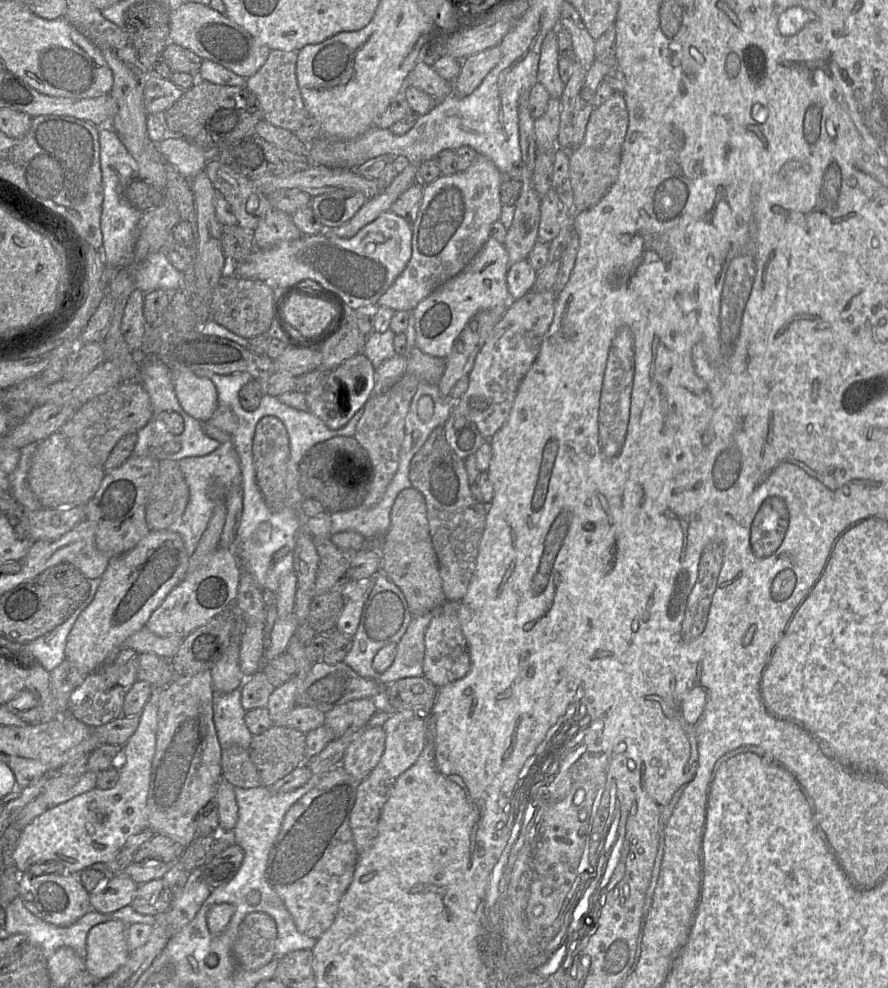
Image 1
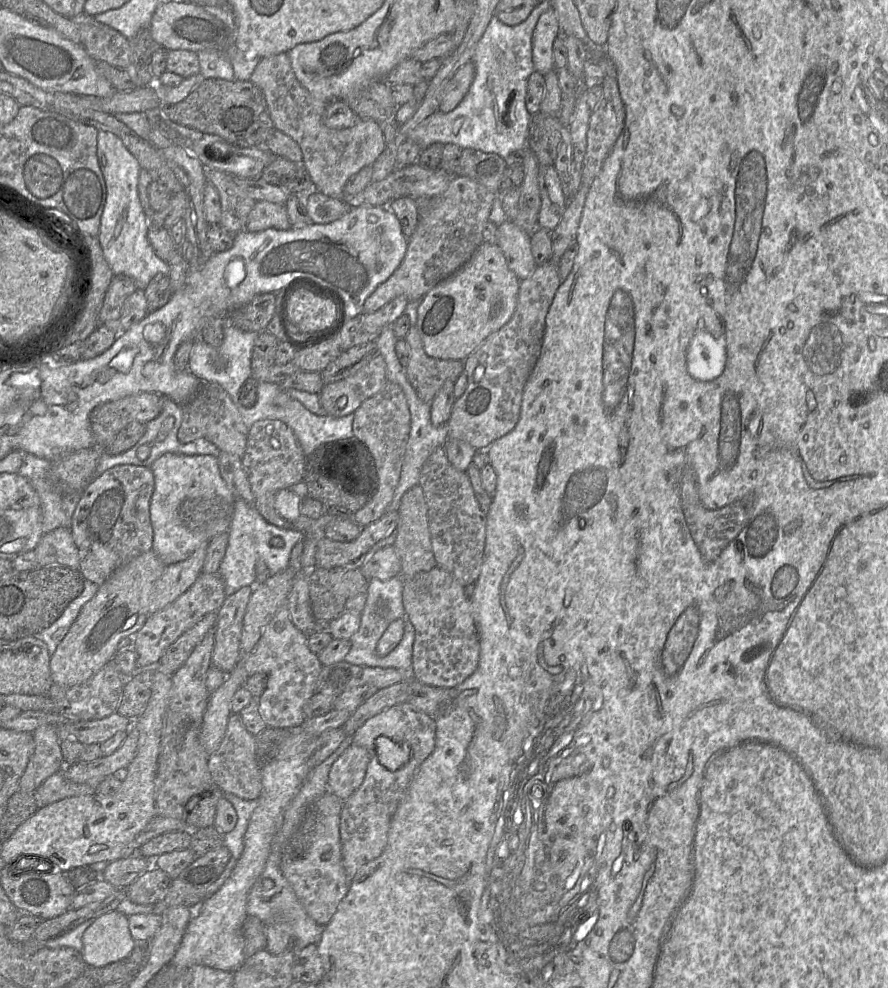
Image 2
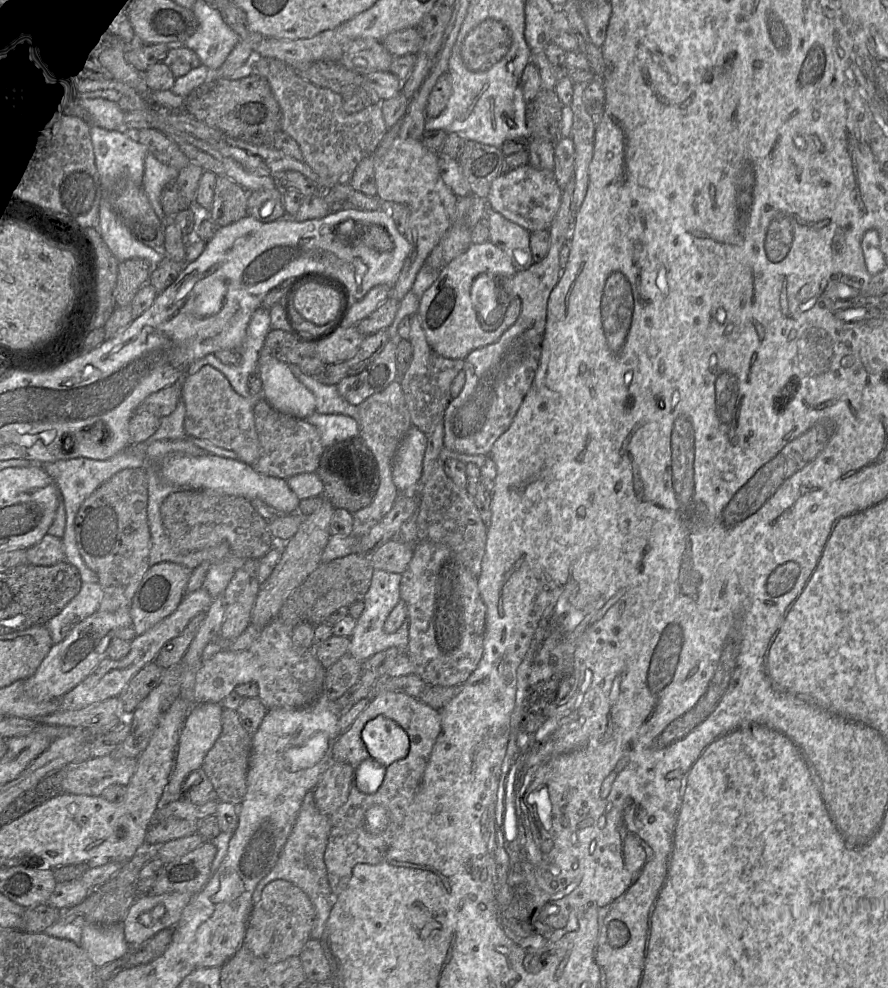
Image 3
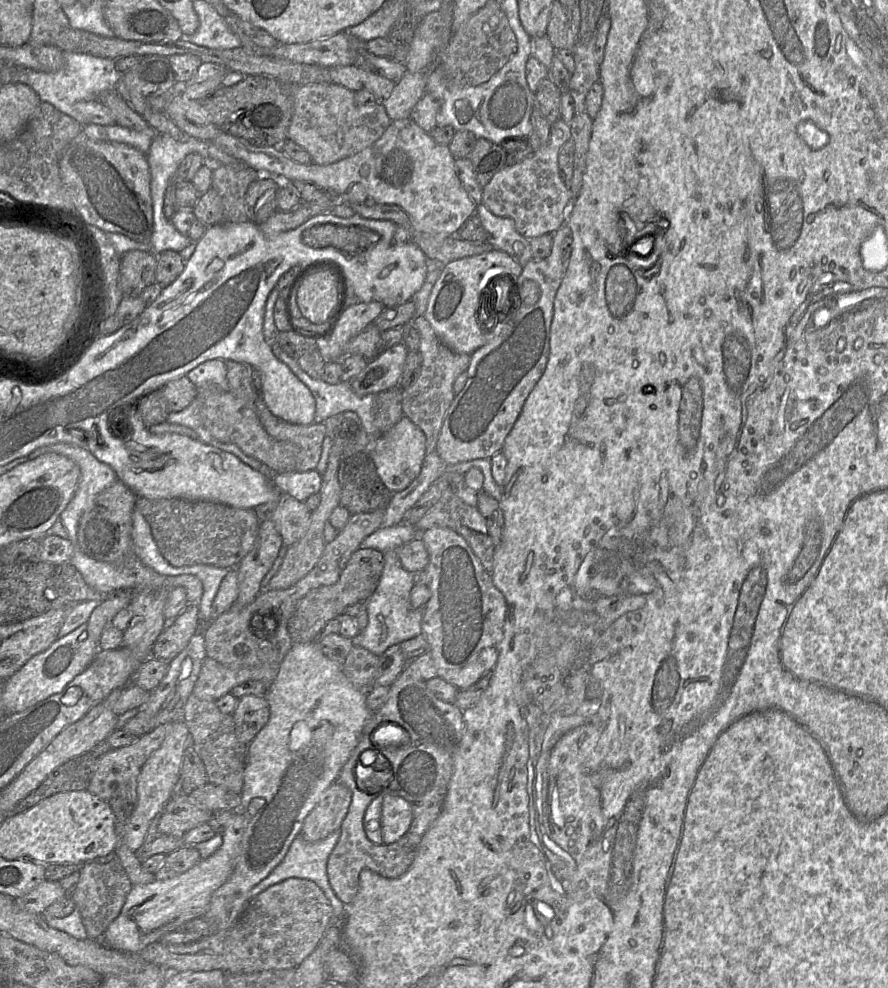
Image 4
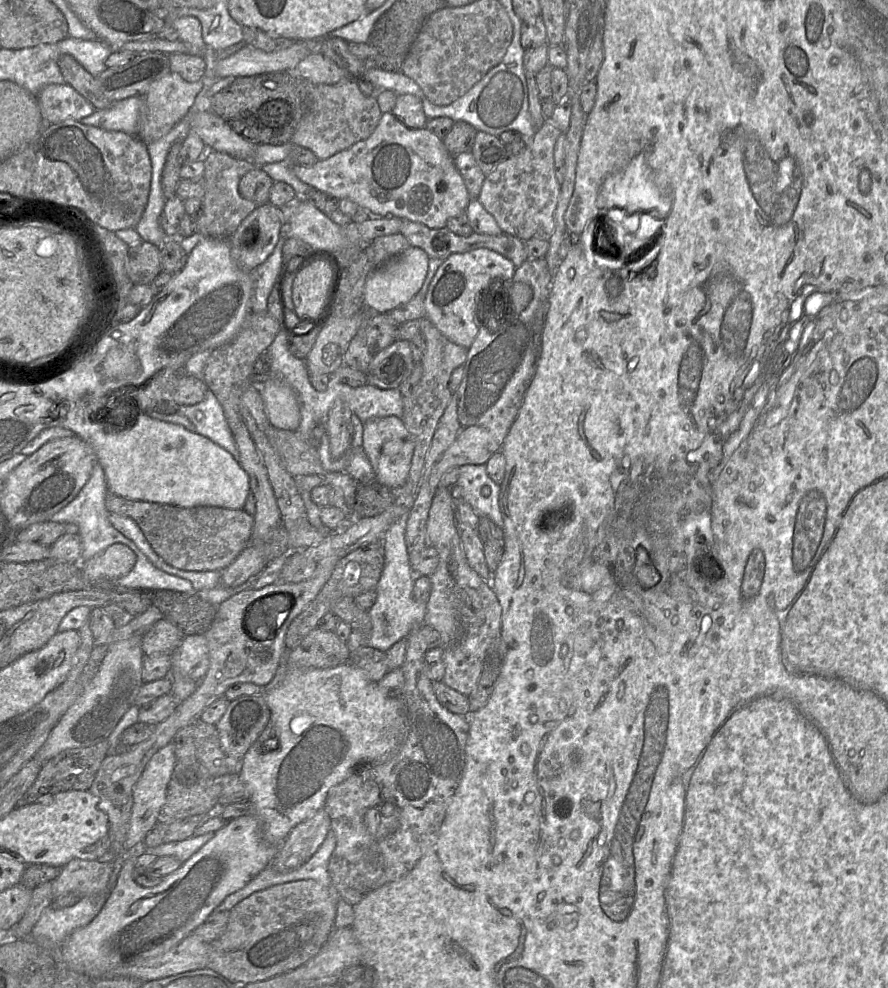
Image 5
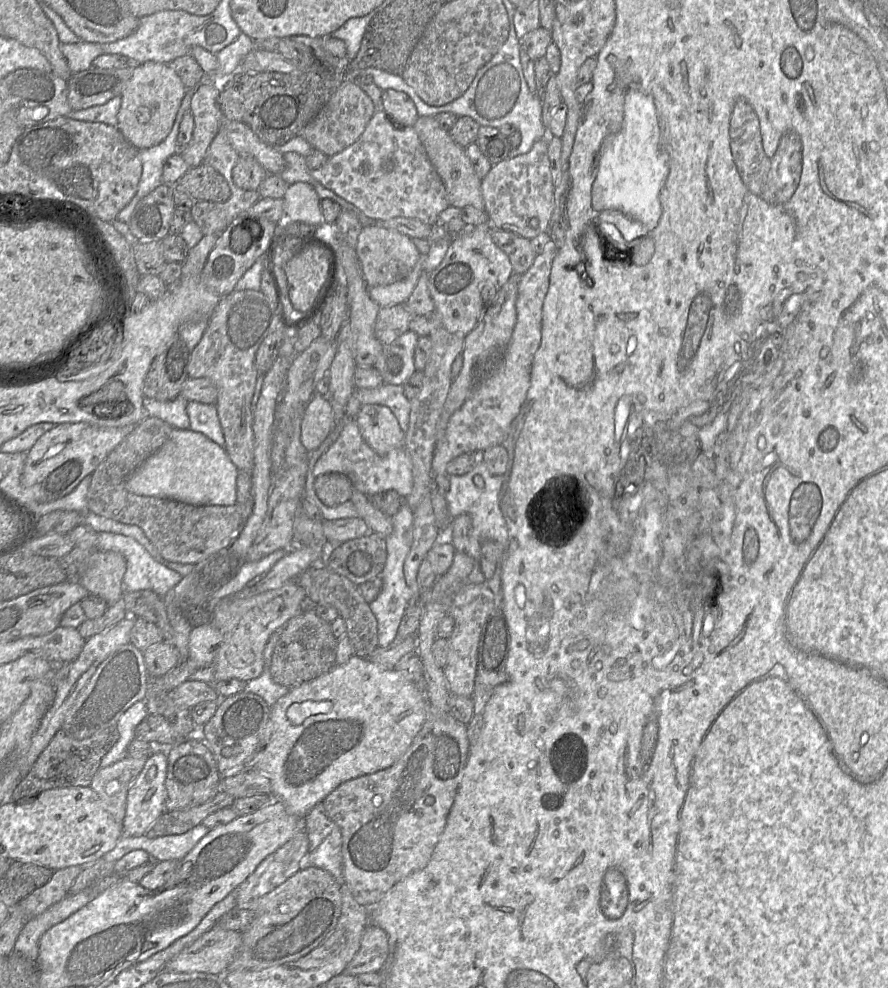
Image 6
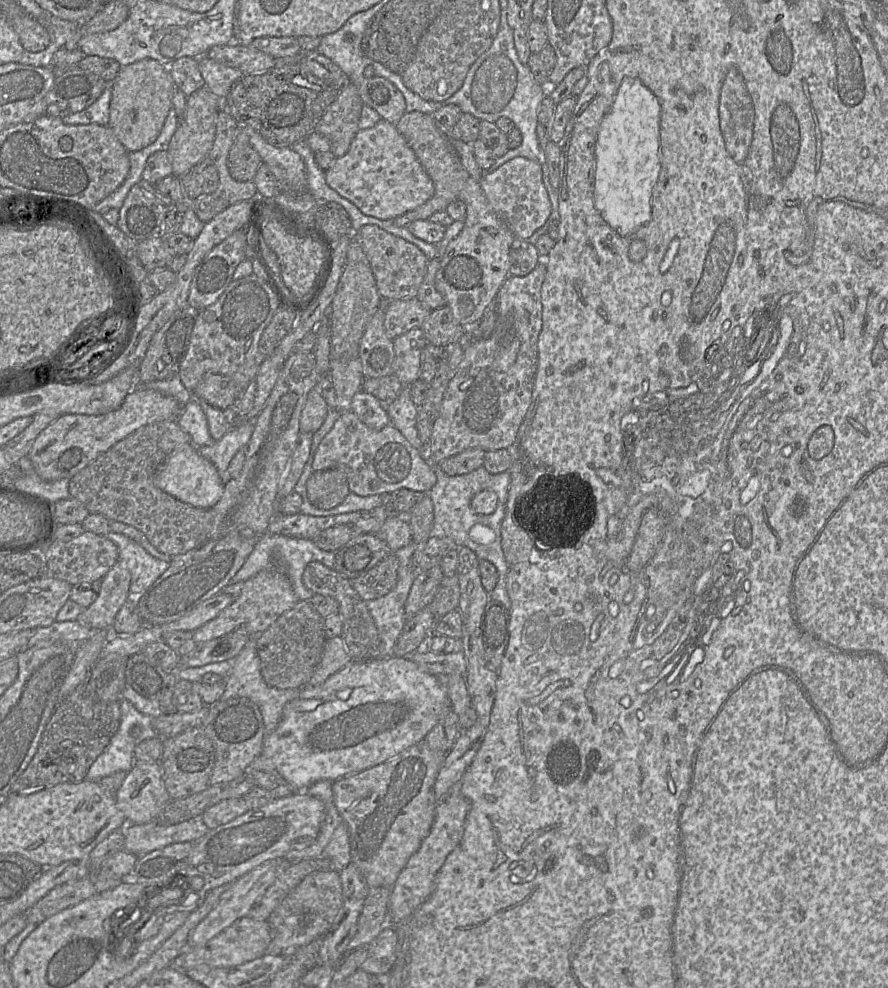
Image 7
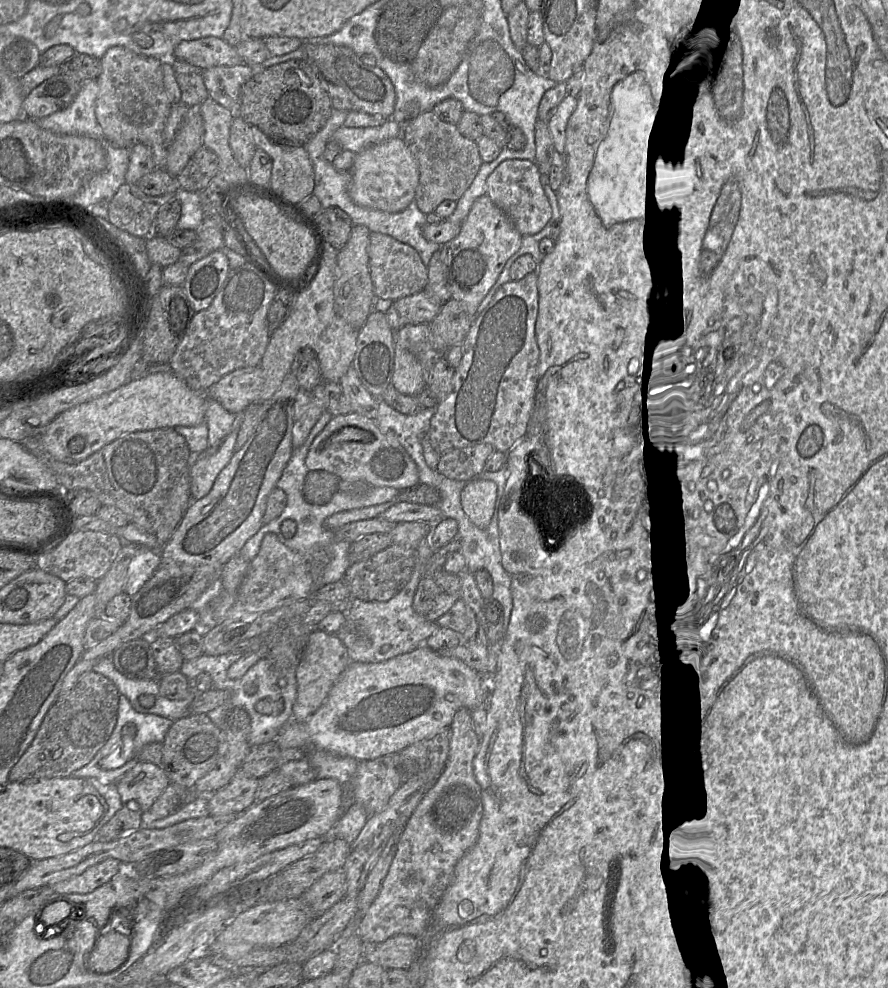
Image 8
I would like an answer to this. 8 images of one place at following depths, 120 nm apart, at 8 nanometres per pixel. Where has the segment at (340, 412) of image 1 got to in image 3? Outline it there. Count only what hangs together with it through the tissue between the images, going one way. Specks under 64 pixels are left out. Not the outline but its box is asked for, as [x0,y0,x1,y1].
[336,341,398,406]

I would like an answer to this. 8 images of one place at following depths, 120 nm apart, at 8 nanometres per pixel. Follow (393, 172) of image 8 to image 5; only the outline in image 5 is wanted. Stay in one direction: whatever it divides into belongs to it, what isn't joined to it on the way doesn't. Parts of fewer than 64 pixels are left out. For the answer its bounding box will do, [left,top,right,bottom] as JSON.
[292,112,471,229]

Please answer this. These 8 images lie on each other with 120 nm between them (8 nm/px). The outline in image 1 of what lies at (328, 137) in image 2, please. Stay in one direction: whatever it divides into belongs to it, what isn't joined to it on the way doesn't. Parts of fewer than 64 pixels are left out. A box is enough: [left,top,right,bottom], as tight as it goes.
[245,51,309,132]

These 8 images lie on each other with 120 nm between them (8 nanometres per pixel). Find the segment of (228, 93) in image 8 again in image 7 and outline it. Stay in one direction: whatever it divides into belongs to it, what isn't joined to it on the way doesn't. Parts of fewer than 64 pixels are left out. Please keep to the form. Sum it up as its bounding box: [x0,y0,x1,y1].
[195,56,244,100]

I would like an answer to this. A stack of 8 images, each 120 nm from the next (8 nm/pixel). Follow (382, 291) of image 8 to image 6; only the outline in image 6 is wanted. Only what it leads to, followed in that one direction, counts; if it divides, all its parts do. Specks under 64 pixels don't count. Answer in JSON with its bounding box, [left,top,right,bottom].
[356,225,420,286]

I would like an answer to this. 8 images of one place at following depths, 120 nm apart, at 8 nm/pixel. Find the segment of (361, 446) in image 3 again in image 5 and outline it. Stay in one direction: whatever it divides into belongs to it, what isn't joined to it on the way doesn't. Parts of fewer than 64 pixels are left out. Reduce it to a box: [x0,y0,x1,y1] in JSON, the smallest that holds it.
[351,479,395,518]

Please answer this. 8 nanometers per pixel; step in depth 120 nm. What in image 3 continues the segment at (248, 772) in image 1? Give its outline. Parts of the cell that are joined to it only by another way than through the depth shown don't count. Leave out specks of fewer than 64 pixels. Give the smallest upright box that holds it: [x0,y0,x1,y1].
[202,708,252,806]

